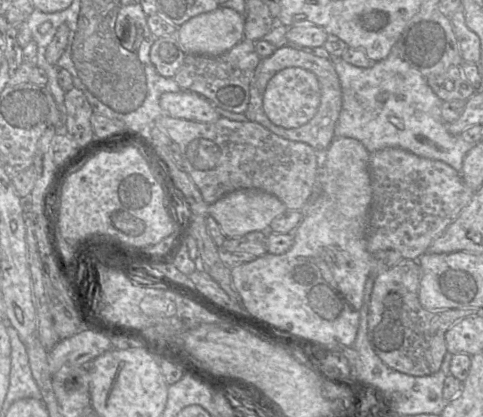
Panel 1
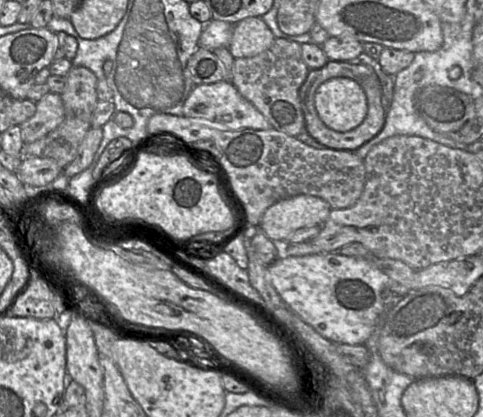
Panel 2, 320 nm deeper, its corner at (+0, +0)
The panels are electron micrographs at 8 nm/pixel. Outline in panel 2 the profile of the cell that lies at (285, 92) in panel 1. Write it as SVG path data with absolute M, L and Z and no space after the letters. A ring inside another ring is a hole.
M332 78L322 83L314 95L314 105L320 120L337 132L358 127L367 114L364 90L349 78Z

